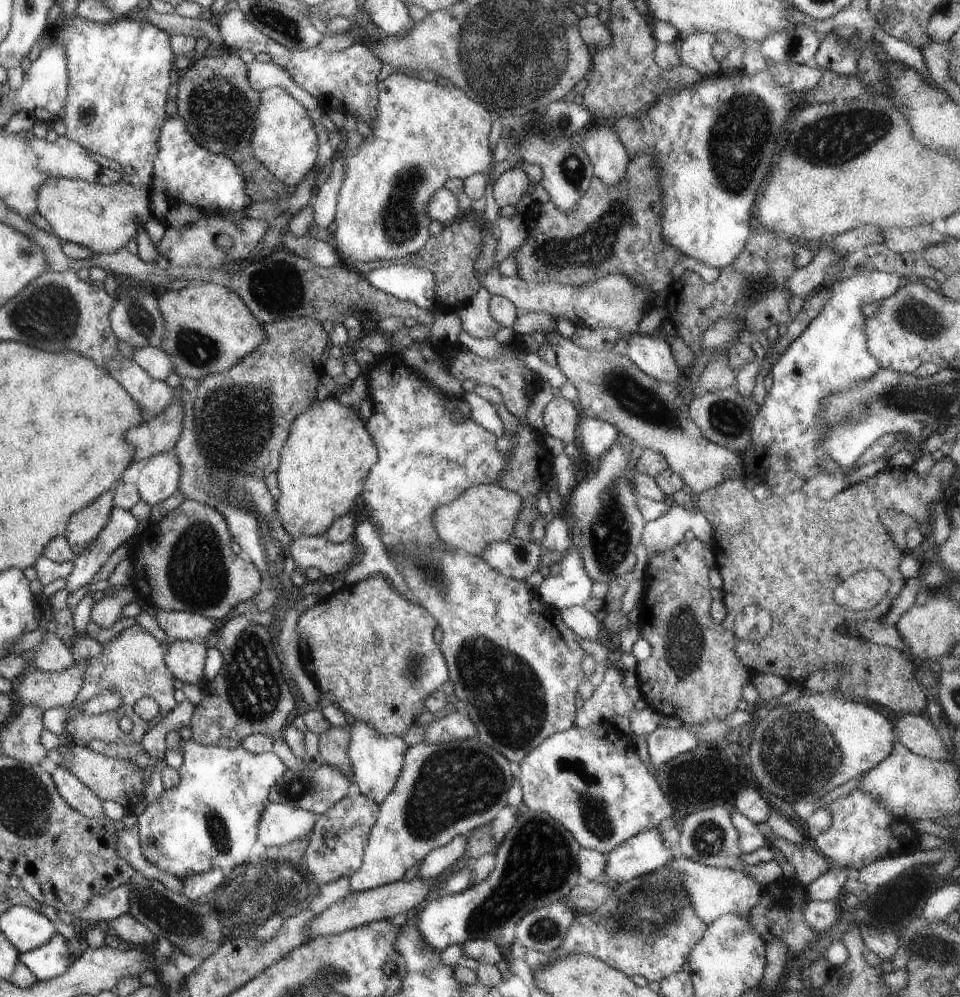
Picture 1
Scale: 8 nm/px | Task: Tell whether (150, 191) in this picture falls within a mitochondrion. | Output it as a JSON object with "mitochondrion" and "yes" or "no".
{"mitochondrion":"no"}

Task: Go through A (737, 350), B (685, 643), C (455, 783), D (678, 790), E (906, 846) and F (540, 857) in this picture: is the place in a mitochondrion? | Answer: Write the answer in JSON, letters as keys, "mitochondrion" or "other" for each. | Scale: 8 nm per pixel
{"A":"other","B":"mitochondrion","C":"mitochondrion","D":"other","E":"other","F":"mitochondrion"}

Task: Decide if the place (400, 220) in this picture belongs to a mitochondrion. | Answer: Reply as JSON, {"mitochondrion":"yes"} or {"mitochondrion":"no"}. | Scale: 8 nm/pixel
{"mitochondrion":"yes"}

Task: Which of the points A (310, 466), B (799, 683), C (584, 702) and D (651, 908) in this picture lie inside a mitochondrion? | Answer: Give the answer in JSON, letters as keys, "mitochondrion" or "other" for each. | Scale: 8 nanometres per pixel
{"A":"other","B":"other","C":"other","D":"mitochondrion"}

